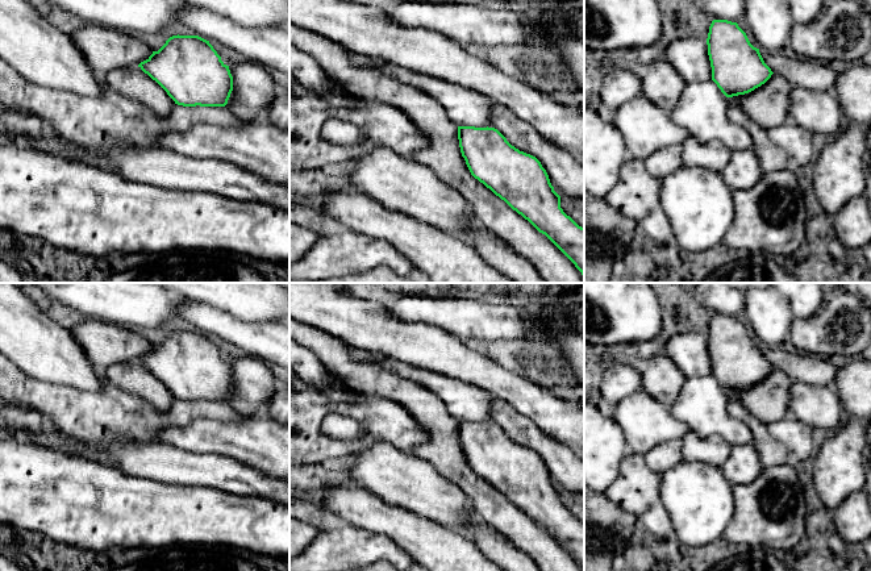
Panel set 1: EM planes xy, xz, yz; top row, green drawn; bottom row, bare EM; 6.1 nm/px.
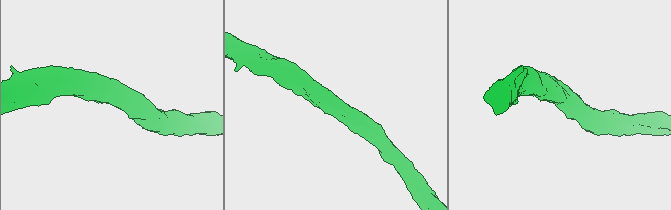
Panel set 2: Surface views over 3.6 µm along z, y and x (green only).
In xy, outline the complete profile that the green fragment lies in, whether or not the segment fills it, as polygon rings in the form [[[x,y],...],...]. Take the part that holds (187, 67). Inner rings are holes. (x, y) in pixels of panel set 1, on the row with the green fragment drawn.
[[[172,36],[146,61],[118,67],[104,82],[158,117],[168,116],[176,104],[225,107],[233,91],[229,66],[199,36]]]

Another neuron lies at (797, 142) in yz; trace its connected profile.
[[[787,121],[768,129],[767,134],[776,146],[785,151],[793,167],[813,162],[816,157],[813,150],[813,133],[792,121]]]

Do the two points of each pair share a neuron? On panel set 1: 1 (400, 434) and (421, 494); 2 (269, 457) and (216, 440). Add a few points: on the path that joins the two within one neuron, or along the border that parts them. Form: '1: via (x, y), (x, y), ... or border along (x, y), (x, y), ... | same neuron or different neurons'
1: border along (378, 441), (409, 453) | different neurons
2: via (255, 444), (251, 440), (229, 440) | same neuron

